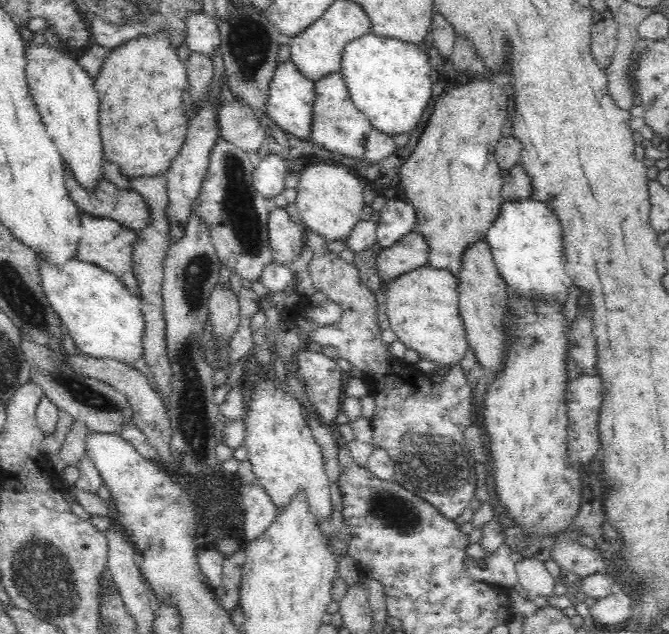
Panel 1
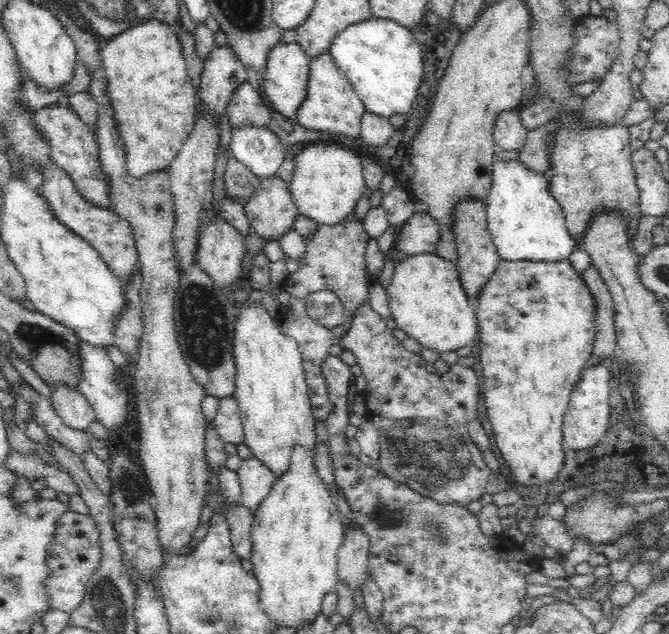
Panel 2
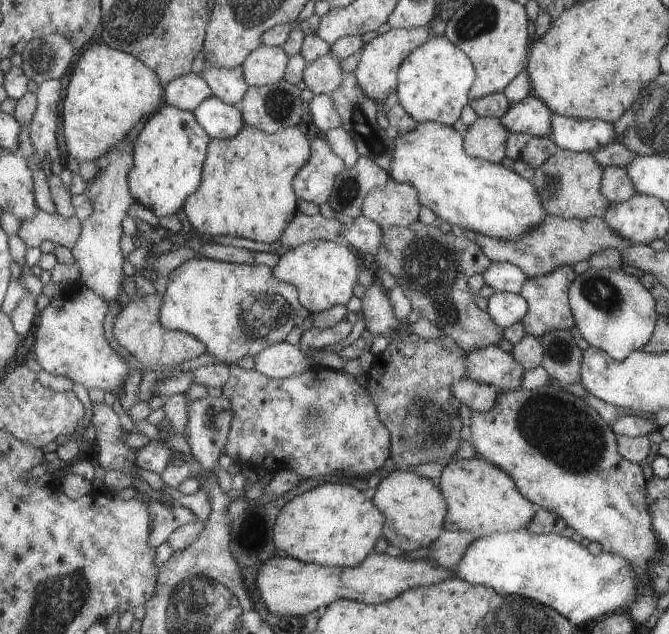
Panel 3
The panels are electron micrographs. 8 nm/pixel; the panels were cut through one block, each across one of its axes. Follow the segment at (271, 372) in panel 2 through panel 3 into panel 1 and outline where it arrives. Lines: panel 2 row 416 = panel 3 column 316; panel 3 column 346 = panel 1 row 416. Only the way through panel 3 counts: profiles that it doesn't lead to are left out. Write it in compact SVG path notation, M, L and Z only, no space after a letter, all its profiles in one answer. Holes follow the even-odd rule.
M264 382L262 394L254 400L252 408L245 414L248 460L257 478L258 484L270 497L280 511L302 491L306 495L308 508L314 514L318 524L326 522L333 513L330 500L330 481L324 470L324 459L320 454L320 445L312 436L307 422L304 422L302 406L284 386L274 386L278 382Z

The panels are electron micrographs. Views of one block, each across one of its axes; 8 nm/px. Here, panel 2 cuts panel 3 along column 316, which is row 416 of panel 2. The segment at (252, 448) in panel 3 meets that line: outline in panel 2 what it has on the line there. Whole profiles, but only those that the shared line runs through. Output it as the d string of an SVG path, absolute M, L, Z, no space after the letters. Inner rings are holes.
M366 300L365 304L358 306L358 308L354 310L354 316L352 316L349 330L346 331L346 334L342 335L336 342L336 345L339 345L342 350L349 350L352 352L356 357L356 364L358 364L362 370L361 375L365 378L366 386L361 395L367 408L366 418L374 425L374 428L378 429L378 432L380 433L380 471L392 480L405 484L410 487L410 489L414 490L414 492L437 500L440 504L457 504L467 507L471 502L480 501L482 494L485 493L485 489L488 486L487 482L488 478L490 478L491 472L490 469L486 467L484 461L482 461L482 451L473 443L473 440L470 439L467 429L467 424L476 420L478 403L481 398L482 389L480 388L481 385L478 383L478 376L476 376L472 368L462 366L458 363L451 366L449 371L444 373L442 376L430 370L426 367L425 362L422 361L422 358L418 353L407 351L404 348L402 341L398 341L398 339L392 335L392 329L387 328L384 321L385 319L372 309L370 301Z

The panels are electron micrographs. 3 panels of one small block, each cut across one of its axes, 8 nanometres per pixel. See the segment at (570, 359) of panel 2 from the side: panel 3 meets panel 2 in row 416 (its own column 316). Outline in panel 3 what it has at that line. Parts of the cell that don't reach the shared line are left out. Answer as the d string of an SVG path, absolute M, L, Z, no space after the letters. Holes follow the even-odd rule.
M319 484L303 492L277 512L273 524L275 548L286 557L325 567L355 567L375 546L383 514L359 490L349 484Z

